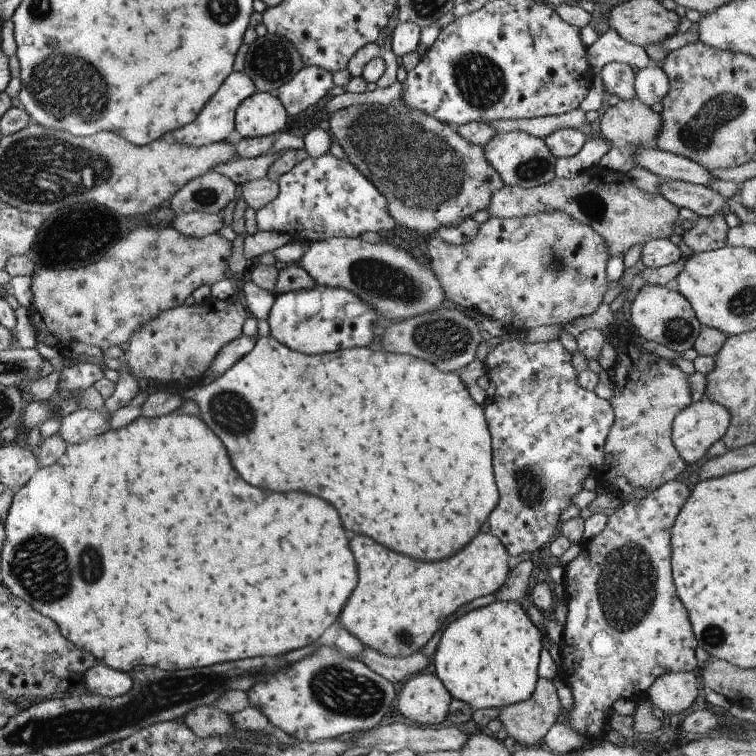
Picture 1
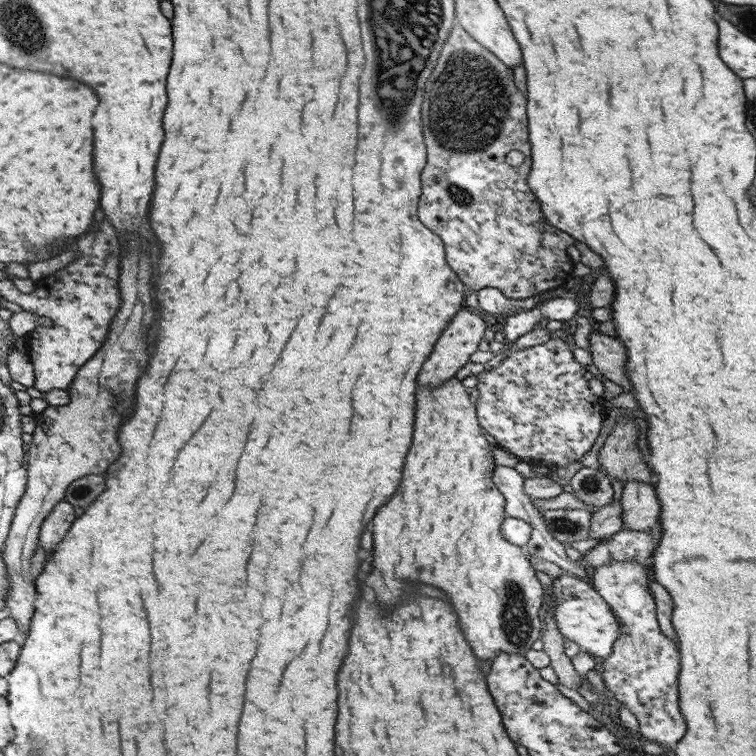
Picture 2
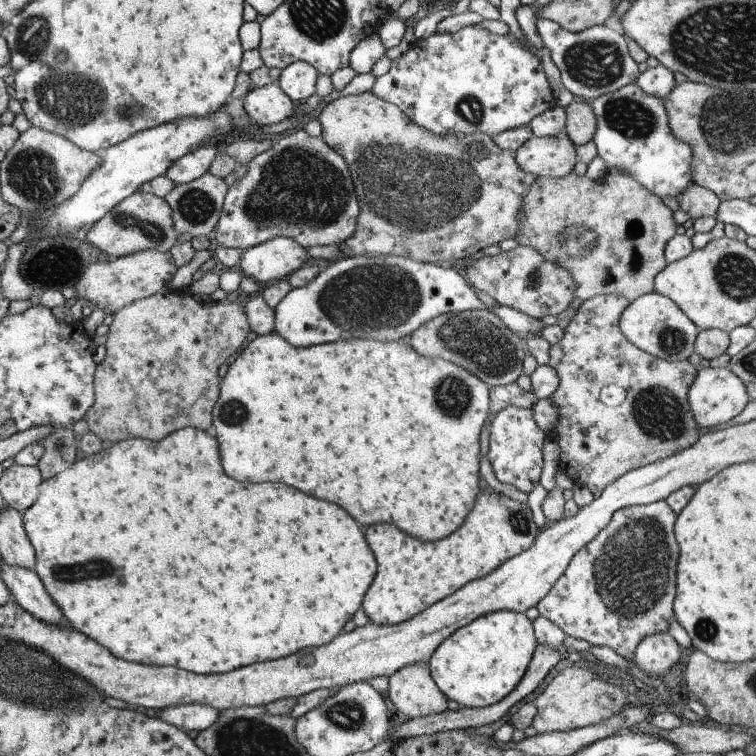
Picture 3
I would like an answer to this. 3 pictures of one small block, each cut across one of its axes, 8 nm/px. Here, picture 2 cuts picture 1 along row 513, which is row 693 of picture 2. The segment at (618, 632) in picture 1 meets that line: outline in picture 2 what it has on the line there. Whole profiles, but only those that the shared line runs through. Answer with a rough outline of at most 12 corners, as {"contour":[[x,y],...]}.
{"contour":[[607,561],[593,589],[619,619],[603,684],[652,748],[684,735],[679,653],[647,566]]}

